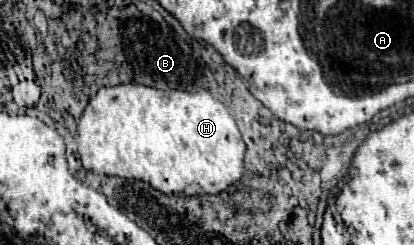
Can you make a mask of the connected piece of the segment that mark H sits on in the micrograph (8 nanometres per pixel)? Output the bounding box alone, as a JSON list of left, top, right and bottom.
[78,84,246,196]

